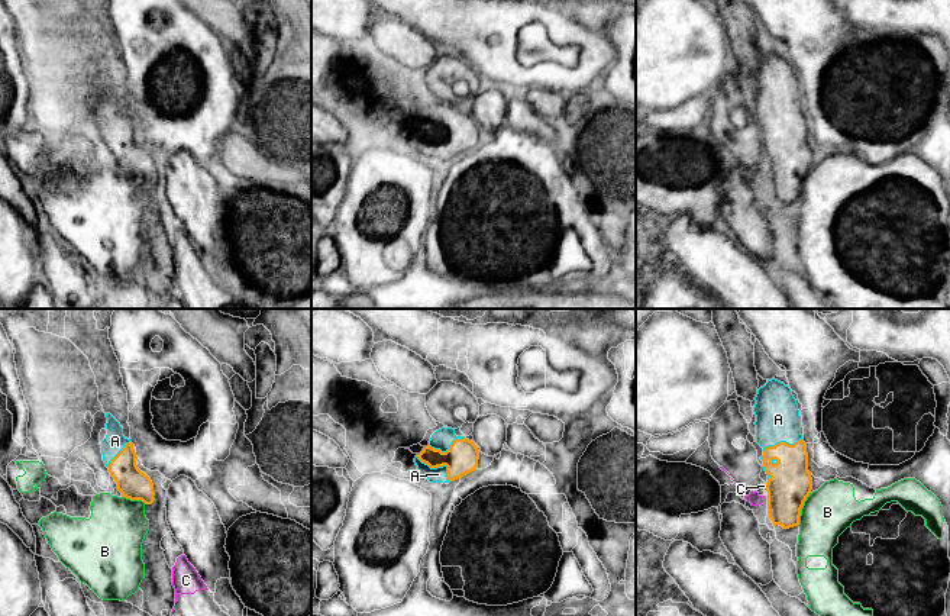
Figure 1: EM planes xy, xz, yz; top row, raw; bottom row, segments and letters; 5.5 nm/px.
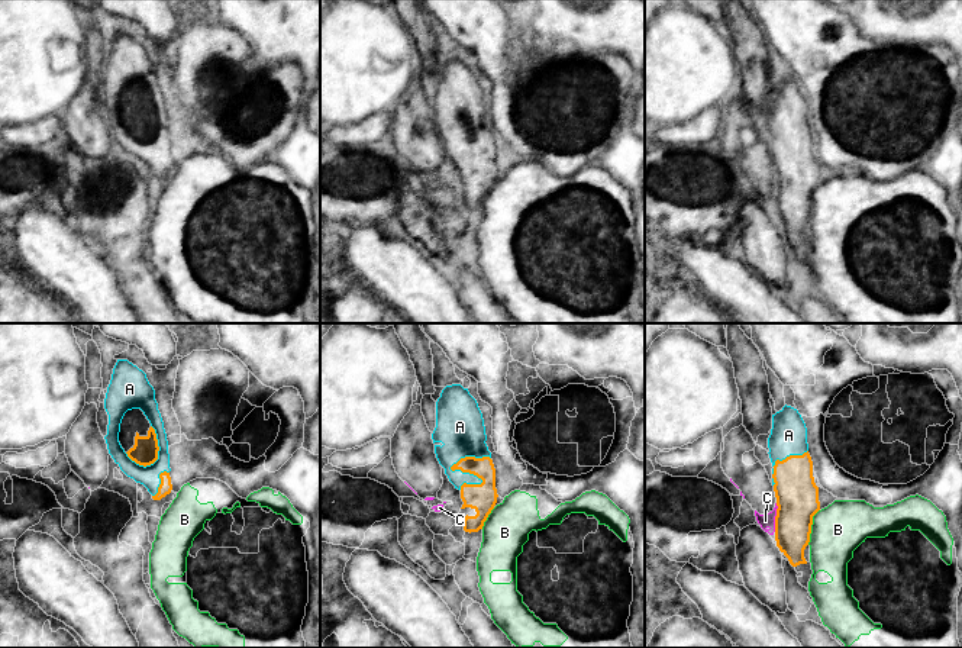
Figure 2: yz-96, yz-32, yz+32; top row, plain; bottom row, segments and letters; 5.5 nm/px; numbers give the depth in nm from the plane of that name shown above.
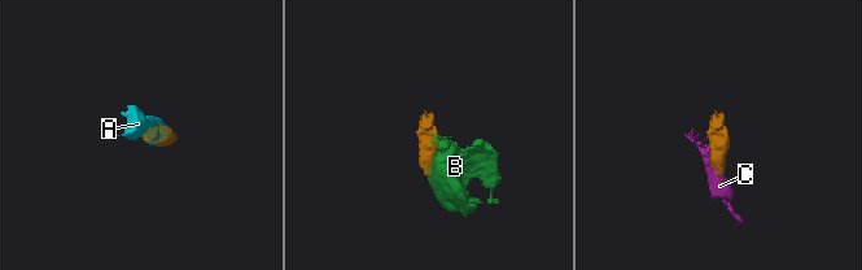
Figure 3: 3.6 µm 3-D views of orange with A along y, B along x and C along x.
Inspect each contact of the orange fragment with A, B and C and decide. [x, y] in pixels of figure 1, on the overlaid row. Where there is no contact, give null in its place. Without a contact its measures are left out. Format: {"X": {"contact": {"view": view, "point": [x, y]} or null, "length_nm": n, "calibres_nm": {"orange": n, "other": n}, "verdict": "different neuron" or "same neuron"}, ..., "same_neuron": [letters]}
{"A": {"contact": {"view": "xz", "point": [439, 465]}, "length_nm": 240, "calibres_nm": {"orange": 180, "other": 80}, "verdict": "same neuron"}, "B": {"contact": {"view": "yz", "point": [801, 508]}, "length_nm": 200, "calibres_nm": {"orange": 240, "other": 280}, "verdict": "different neuron"}, "C": {"contact": {"view": "yz", "point": [766, 487]}, "length_nm": 30, "calibres_nm": {"orange": 240, "other": 30}, "verdict": "different neuron"}, "same_neuron": ["A"]}

